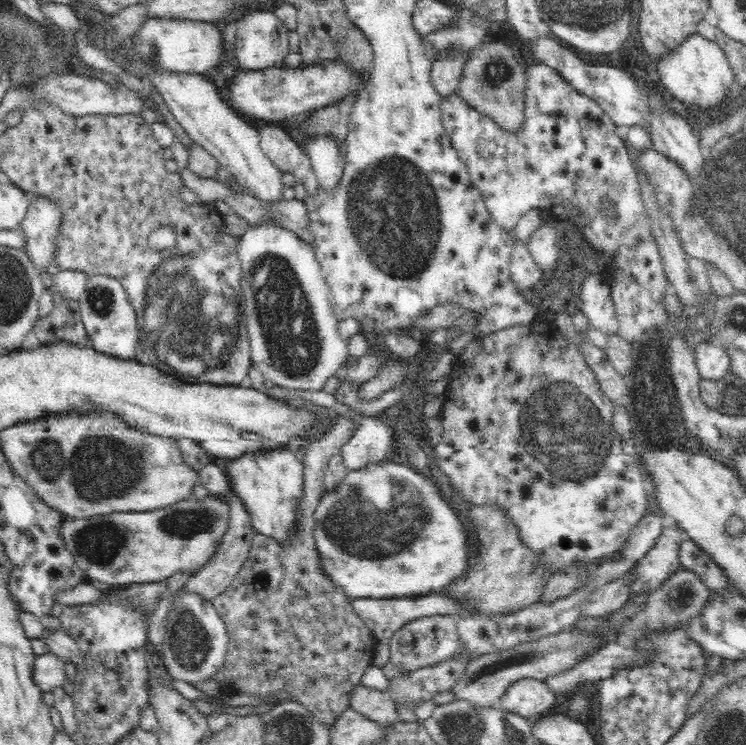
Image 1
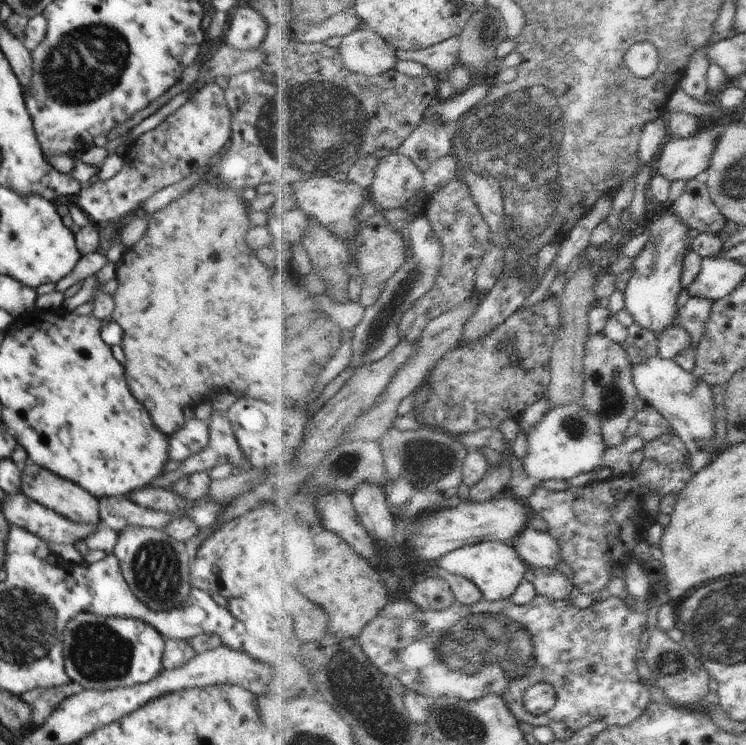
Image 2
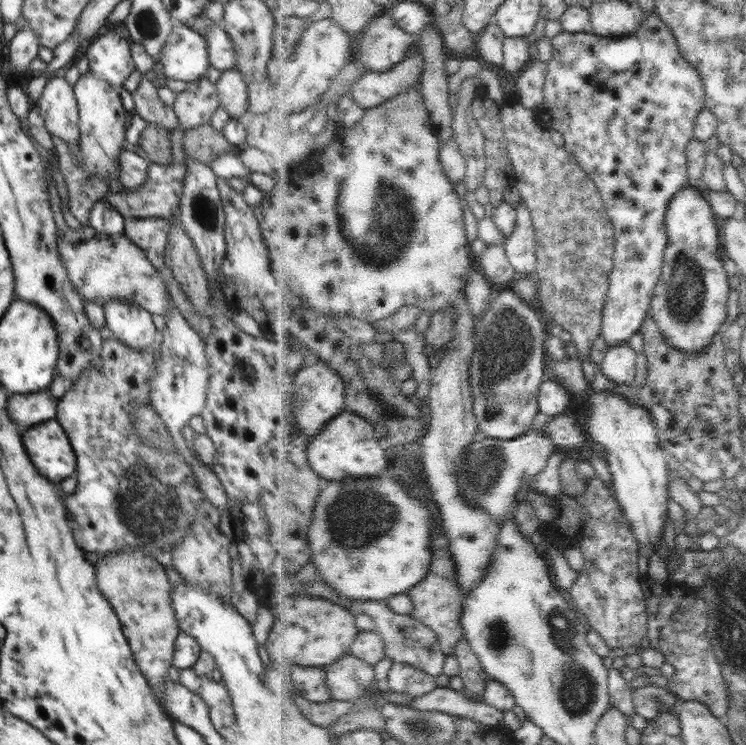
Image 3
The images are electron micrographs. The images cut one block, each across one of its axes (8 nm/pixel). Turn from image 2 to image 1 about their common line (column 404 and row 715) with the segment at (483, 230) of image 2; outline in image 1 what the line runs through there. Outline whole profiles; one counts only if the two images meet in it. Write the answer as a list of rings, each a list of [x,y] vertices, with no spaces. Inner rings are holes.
[[[345,410],[340,415],[336,416],[336,422],[333,429],[319,441],[311,444],[308,450],[304,450],[301,454],[302,462],[304,464],[304,477],[305,480],[305,497],[301,506],[301,512],[303,512],[303,523],[299,528],[299,533],[295,536],[295,539],[291,542],[291,545],[287,547],[282,547],[282,545],[276,543],[272,539],[260,540],[260,536],[254,536],[250,554],[248,558],[244,560],[242,568],[240,568],[236,578],[232,580],[232,584],[227,586],[224,592],[220,593],[216,598],[211,600],[212,606],[216,610],[216,613],[222,621],[226,623],[229,632],[229,647],[226,657],[226,662],[224,663],[224,668],[216,675],[216,679],[223,683],[224,692],[228,693],[232,690],[240,690],[243,692],[251,693],[261,697],[267,693],[274,693],[275,691],[285,690],[293,695],[293,698],[299,700],[306,708],[317,716],[320,720],[324,722],[335,722],[338,717],[350,706],[350,697],[353,688],[360,684],[360,678],[364,673],[365,668],[373,664],[374,652],[376,650],[376,644],[378,641],[375,640],[372,631],[366,626],[364,620],[360,618],[358,613],[356,613],[353,607],[353,599],[348,596],[348,593],[339,584],[336,584],[329,575],[323,569],[323,564],[320,558],[320,553],[316,542],[316,523],[315,523],[315,508],[323,497],[320,495],[320,490],[322,490],[322,480],[324,472],[326,471],[326,466],[330,461],[332,455],[339,454],[340,446],[345,442],[348,442],[354,430],[354,423],[350,420],[350,410]]]

